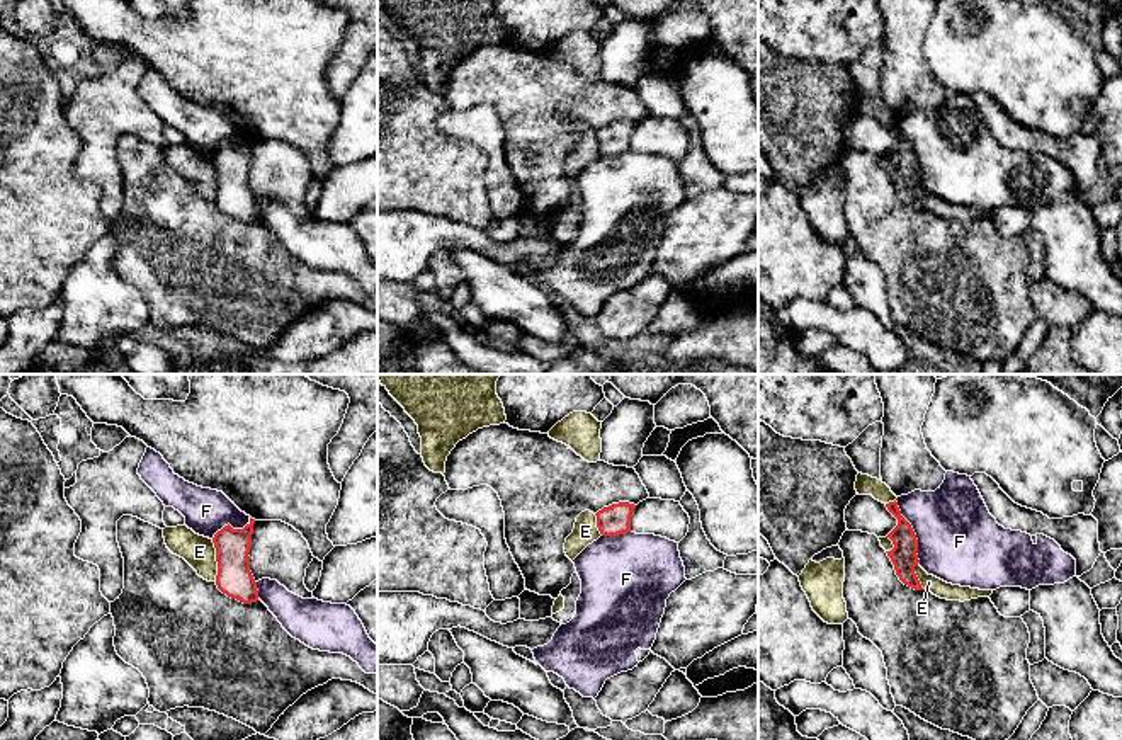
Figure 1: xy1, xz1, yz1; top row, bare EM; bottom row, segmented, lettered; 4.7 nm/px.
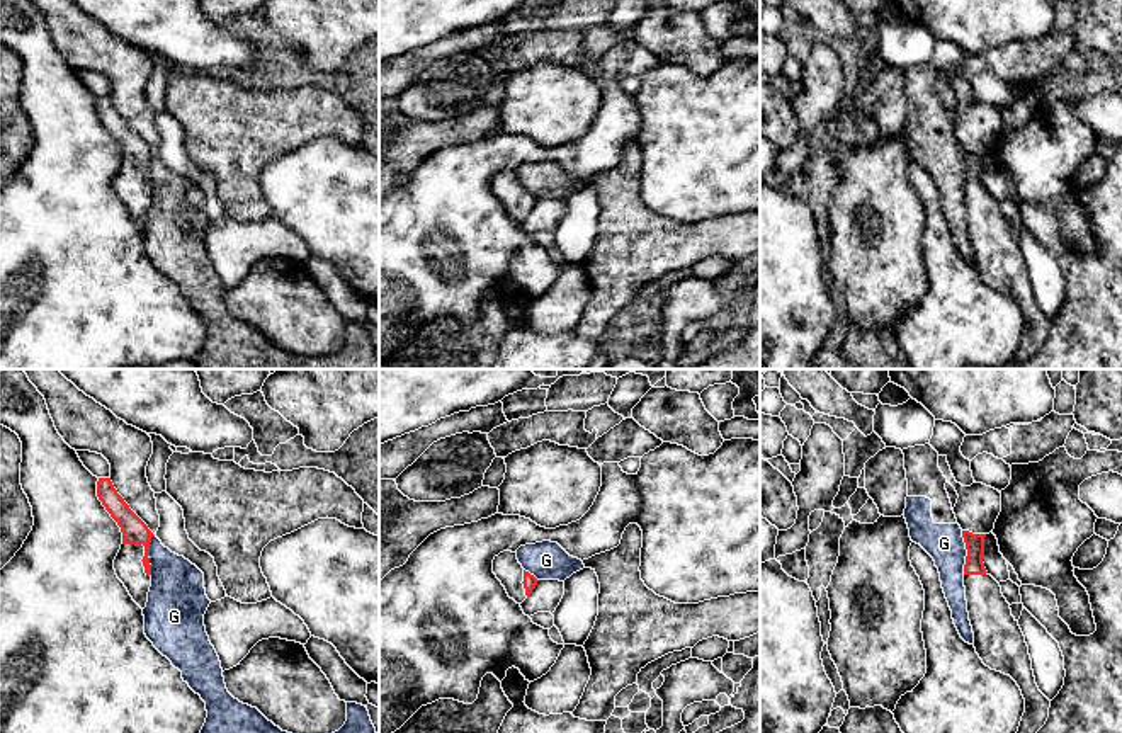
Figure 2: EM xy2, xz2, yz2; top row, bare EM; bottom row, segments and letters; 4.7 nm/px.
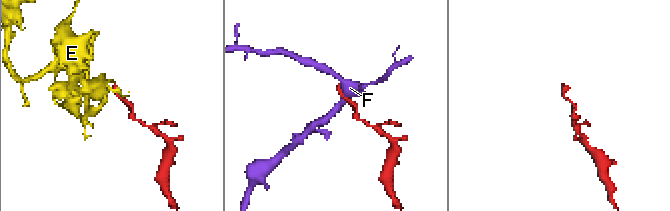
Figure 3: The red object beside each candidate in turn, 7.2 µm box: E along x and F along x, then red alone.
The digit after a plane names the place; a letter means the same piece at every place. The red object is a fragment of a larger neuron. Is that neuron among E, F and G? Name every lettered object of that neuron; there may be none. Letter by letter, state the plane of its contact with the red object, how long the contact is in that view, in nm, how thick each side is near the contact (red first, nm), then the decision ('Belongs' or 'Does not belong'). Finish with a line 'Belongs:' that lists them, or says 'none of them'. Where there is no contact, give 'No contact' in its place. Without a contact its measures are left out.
E: Touches red in xy1. Shared border 200 nm. Thickness 160 nm (red) against 150 nm. Does not belong
F: Touches red in yz1. Shared border 320 nm. Thickness 120 nm (red) against 400 nm. Does not belong
G: Touches red in yz2. Shared border 200 nm. Thickness 100 nm (red) against 180 nm. Does not belong
Belongs: none of them

